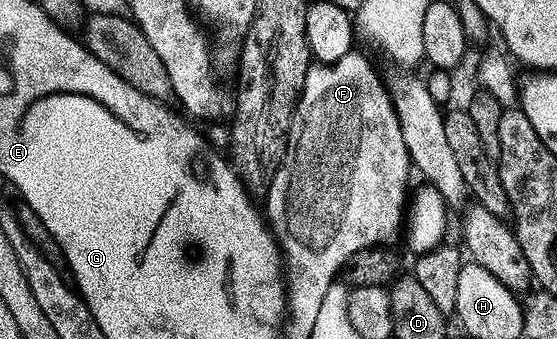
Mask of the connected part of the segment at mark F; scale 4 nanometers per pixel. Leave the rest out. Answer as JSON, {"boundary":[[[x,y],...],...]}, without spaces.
{"boundary":[[[353,50],[345,54],[345,58],[337,58],[337,62],[332,64],[312,63],[305,78],[304,88],[299,91],[298,100],[295,103],[294,112],[291,118],[291,127],[287,131],[287,148],[275,176],[268,185],[265,199],[265,219],[275,236],[275,242],[279,245],[279,251],[285,265],[285,290],[293,290],[295,282],[311,282],[311,286],[319,286],[329,290],[331,284],[336,283],[335,276],[344,265],[347,264],[351,256],[358,251],[372,248],[375,245],[386,245],[387,240],[395,236],[395,231],[400,231],[405,220],[405,205],[409,200],[409,190],[407,194],[407,179],[413,176],[413,165],[411,155],[407,153],[405,138],[401,138],[401,126],[395,113],[395,105],[391,101],[390,93],[385,89],[385,84],[379,81],[379,76],[359,50]]]}

